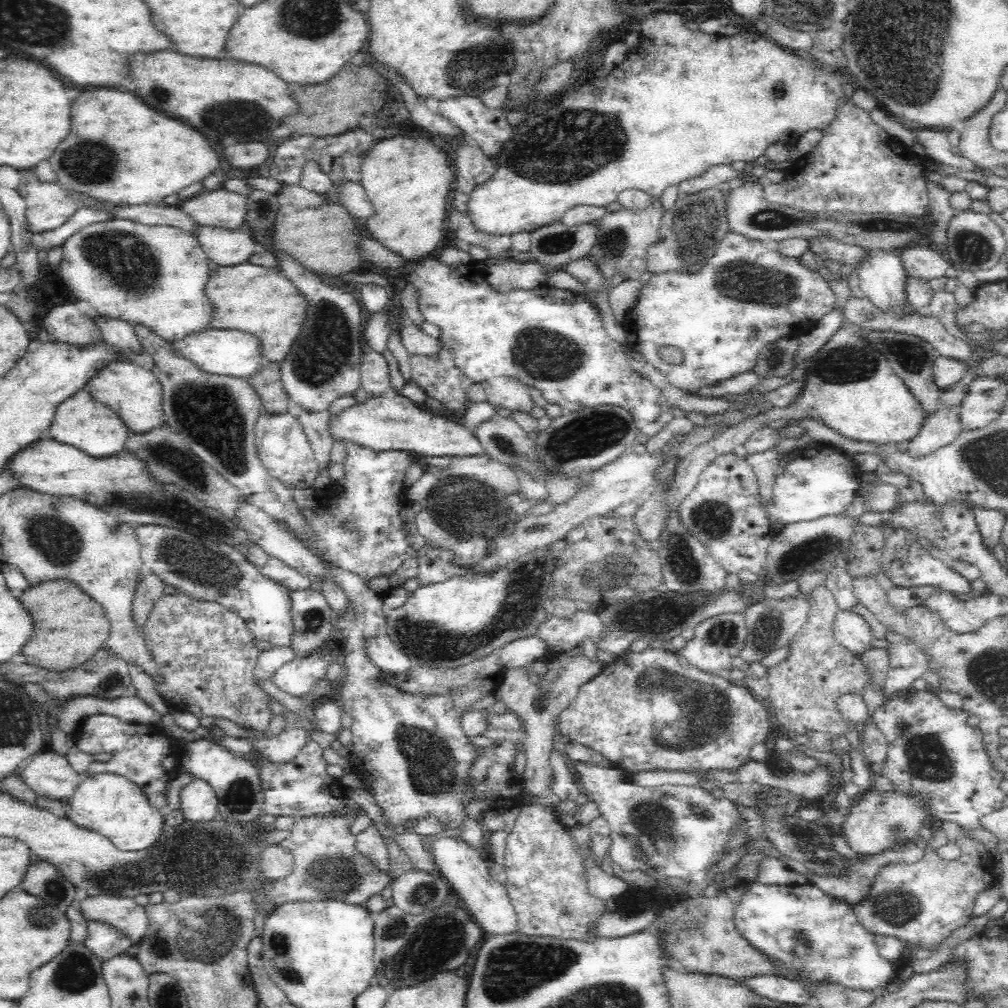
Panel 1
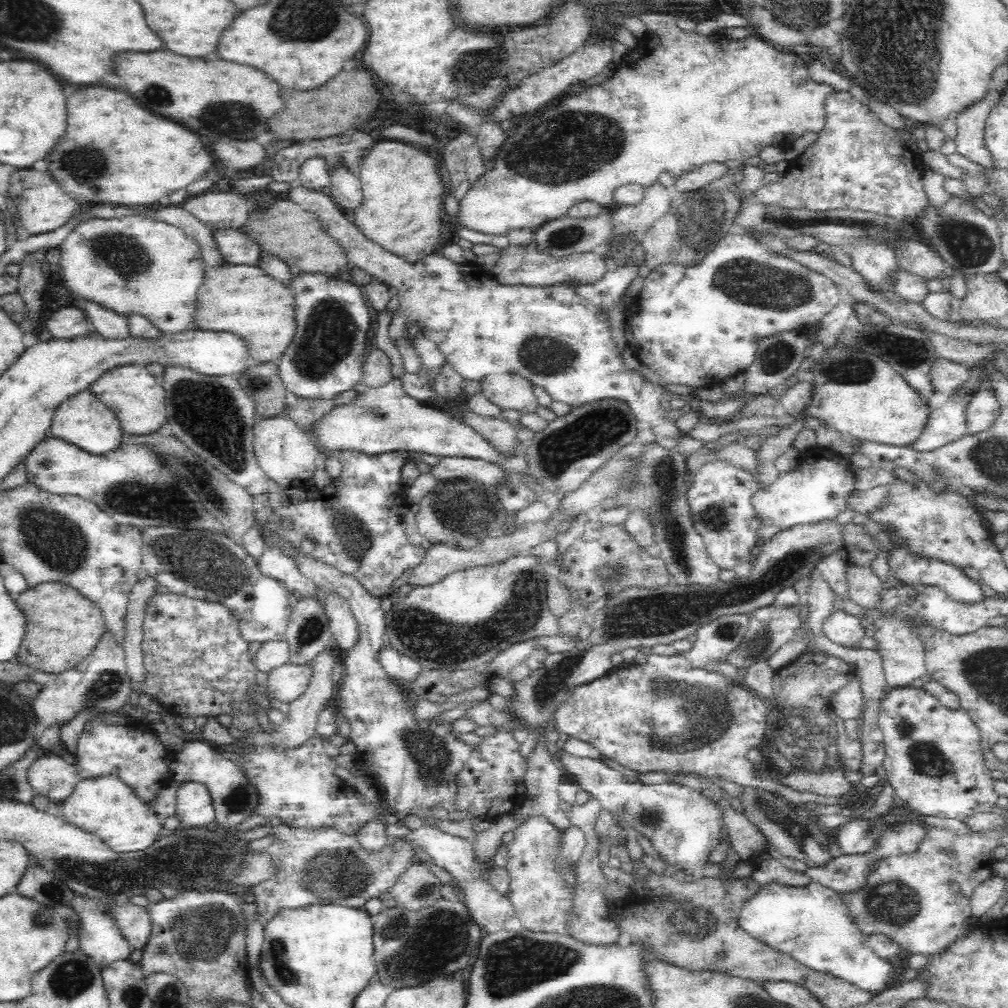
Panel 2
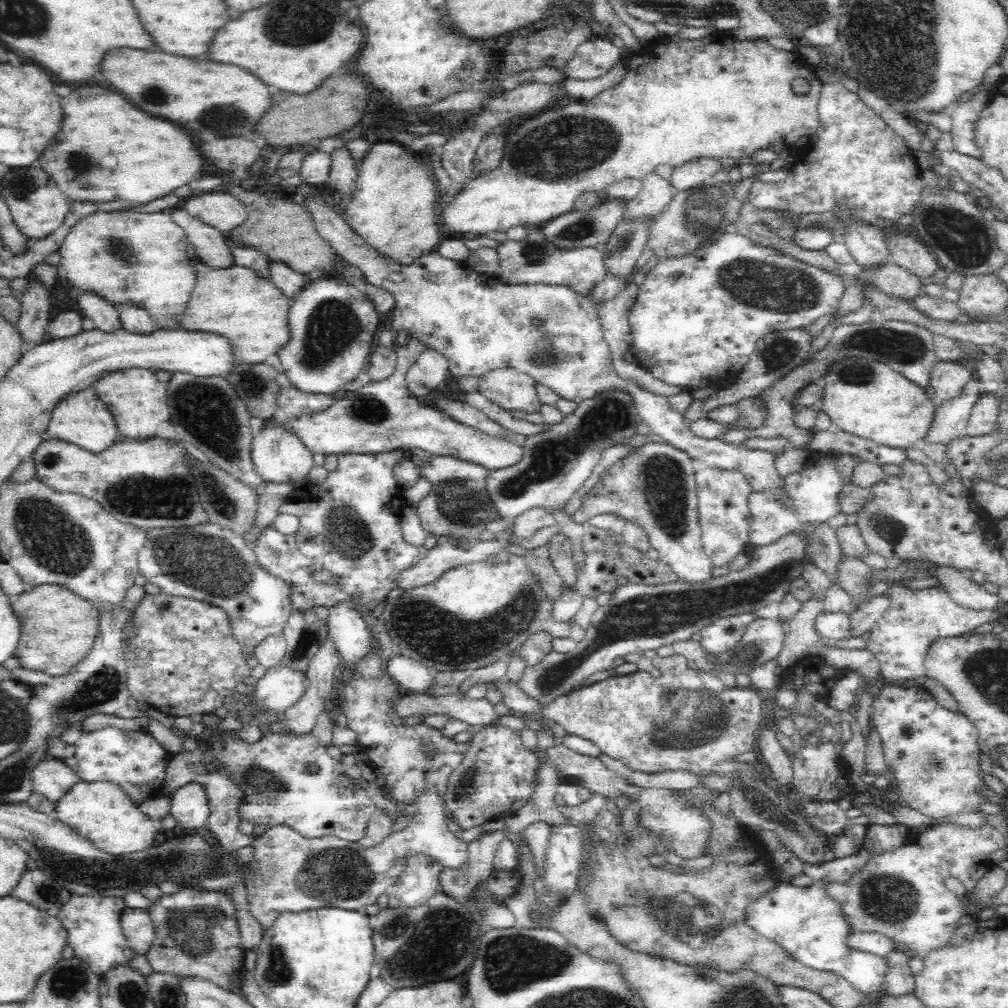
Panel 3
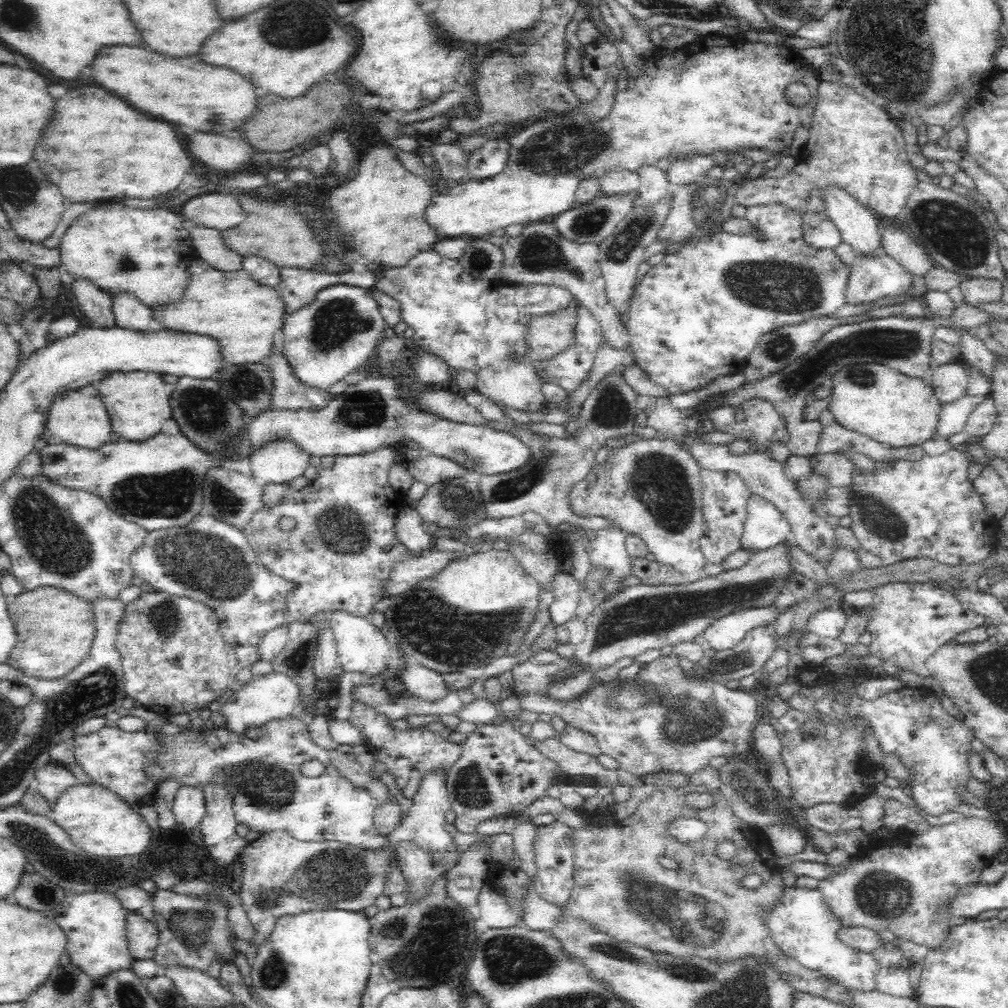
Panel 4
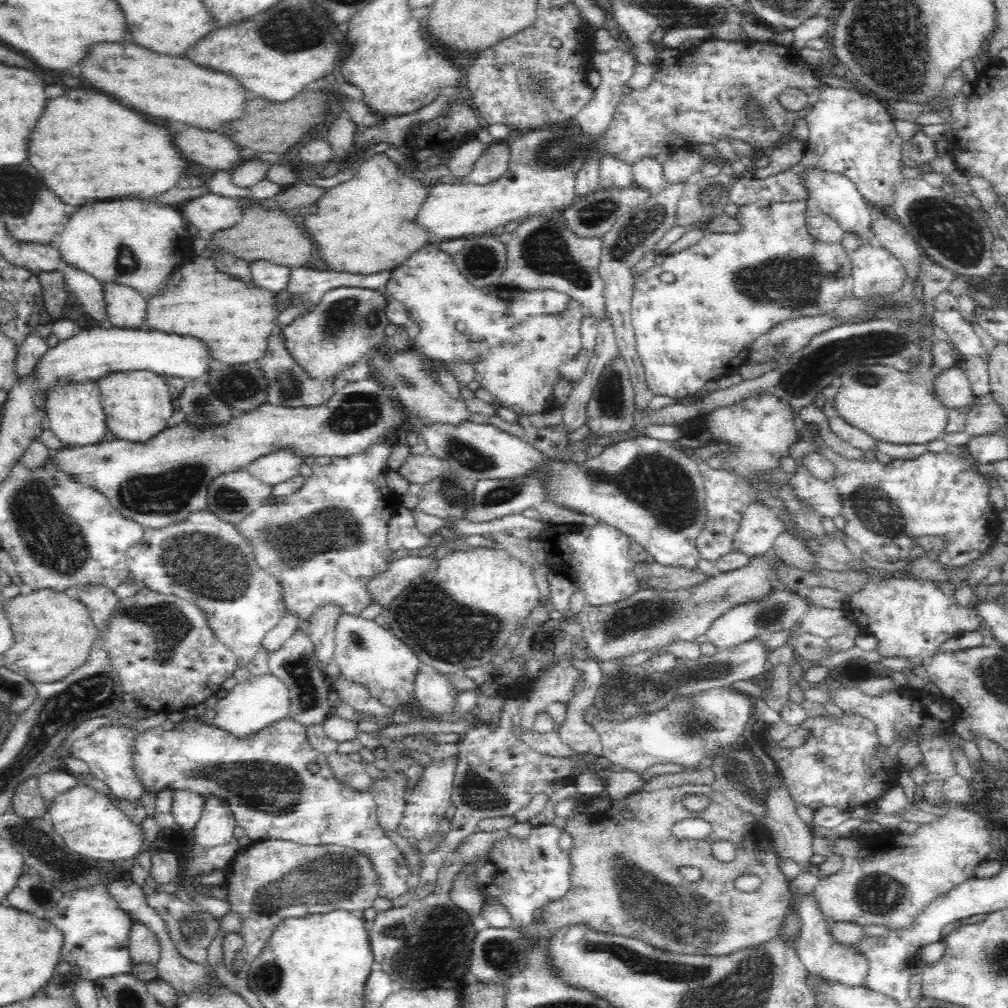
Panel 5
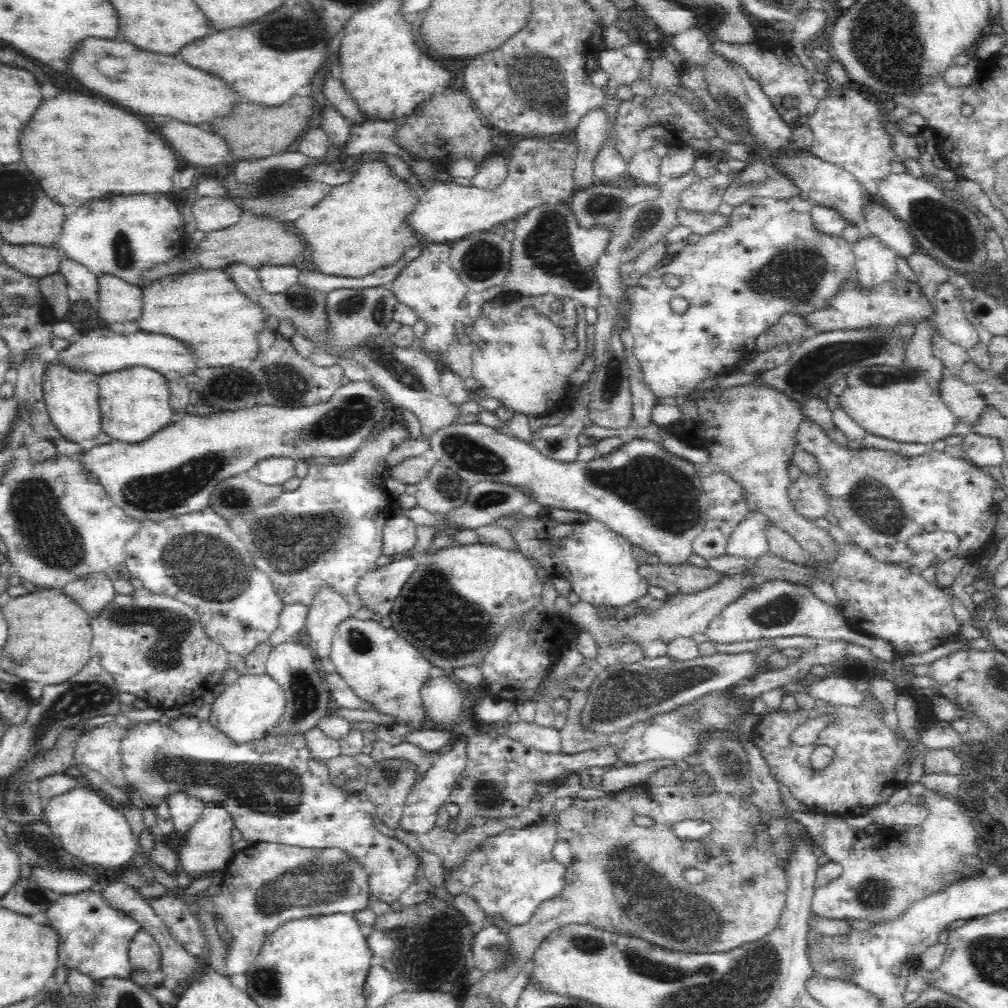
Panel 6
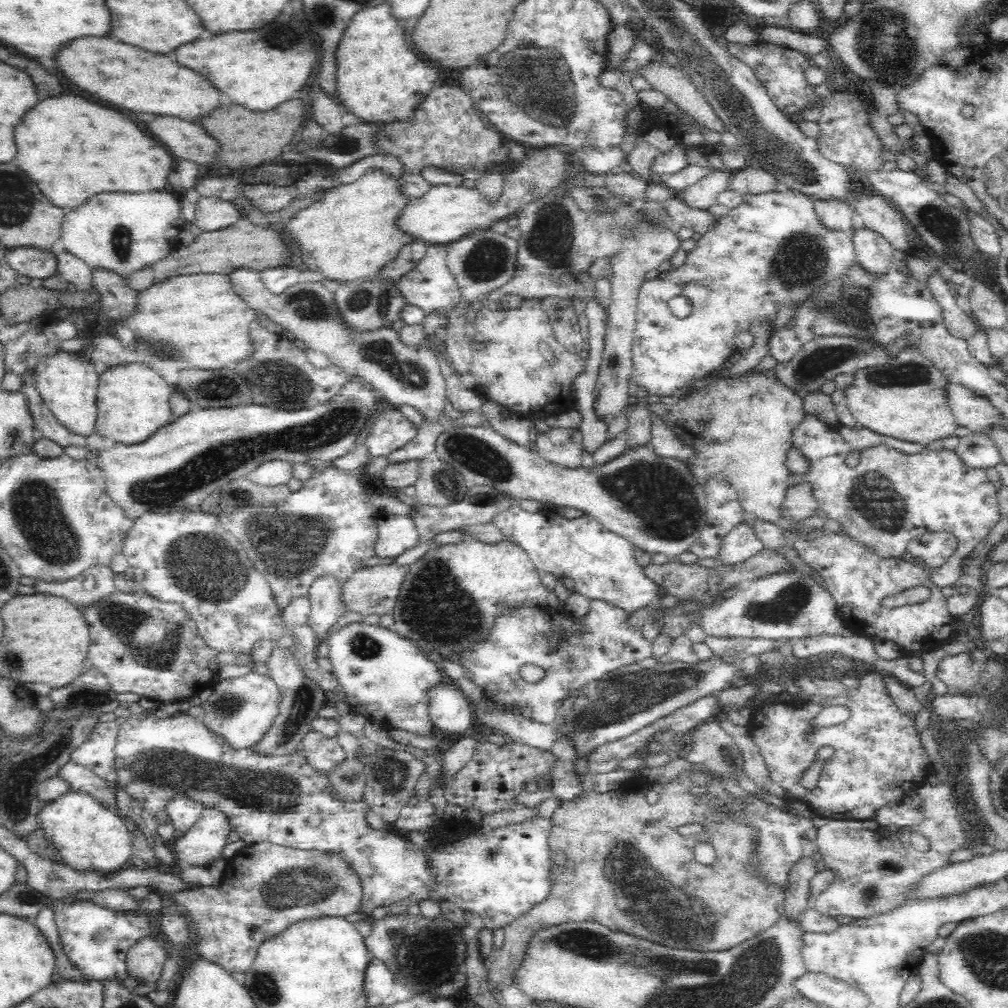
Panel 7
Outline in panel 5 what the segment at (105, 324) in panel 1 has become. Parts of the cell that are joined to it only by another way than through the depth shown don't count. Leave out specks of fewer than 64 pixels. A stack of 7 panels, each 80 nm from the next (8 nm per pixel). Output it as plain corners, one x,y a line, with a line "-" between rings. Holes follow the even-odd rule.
70,264
64,266
64,278
86,314
94,320
105,321
105,304
101,282
90,273

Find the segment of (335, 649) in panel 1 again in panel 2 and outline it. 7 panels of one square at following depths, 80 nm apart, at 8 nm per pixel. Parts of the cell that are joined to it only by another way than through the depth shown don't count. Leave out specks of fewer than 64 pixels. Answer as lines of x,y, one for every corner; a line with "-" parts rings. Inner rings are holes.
284,663
282,666
273,668
267,672
264,694
270,700
278,700
284,704
291,703
301,694
304,694
309,683
311,668
309,664
296,666

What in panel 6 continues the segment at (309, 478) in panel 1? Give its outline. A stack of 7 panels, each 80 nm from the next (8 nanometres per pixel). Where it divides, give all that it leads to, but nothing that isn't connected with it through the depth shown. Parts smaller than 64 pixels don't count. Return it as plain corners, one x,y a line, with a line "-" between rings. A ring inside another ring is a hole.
283,456
272,457
261,460
258,464
255,464
254,468
250,468
246,473
250,478
253,478
260,484
270,486
282,485
295,476
295,464
296,461
284,458

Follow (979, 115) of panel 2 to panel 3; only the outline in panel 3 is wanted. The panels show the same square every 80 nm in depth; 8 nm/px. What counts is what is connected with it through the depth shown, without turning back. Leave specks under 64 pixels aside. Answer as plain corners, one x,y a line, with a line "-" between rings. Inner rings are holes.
978,88
974,92
968,93
956,105
949,109
949,115
952,119
953,148
960,154
967,154
979,158
977,148
973,146
973,120
988,102
990,90

